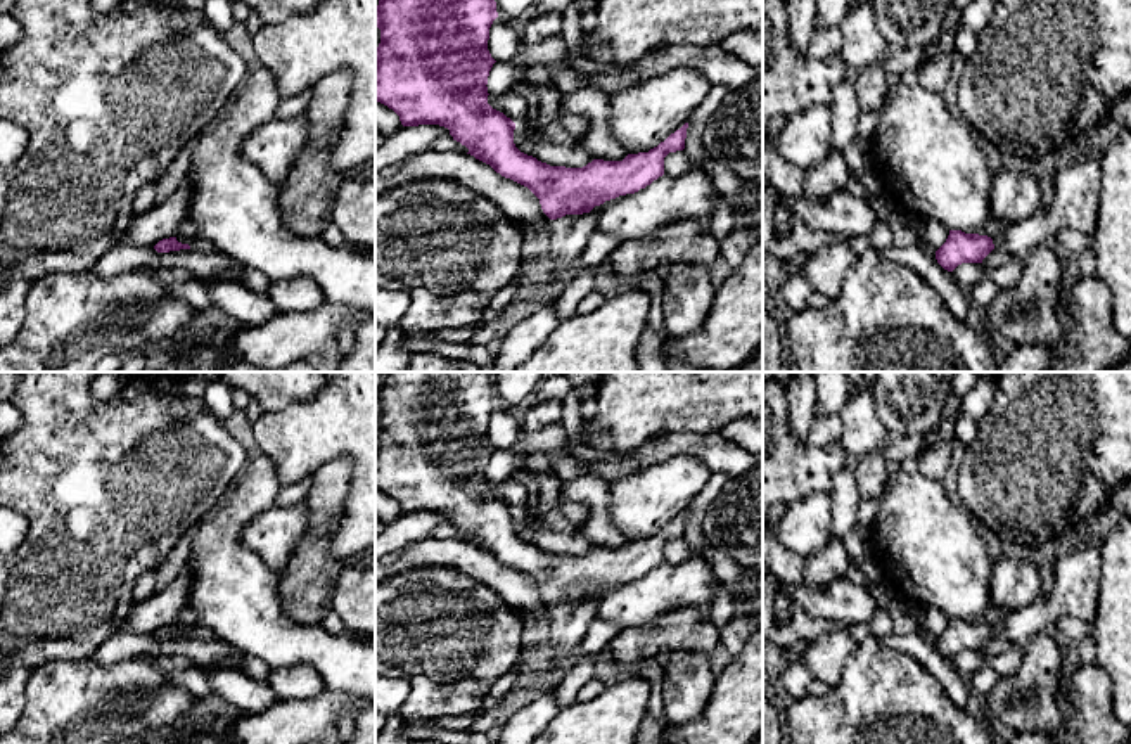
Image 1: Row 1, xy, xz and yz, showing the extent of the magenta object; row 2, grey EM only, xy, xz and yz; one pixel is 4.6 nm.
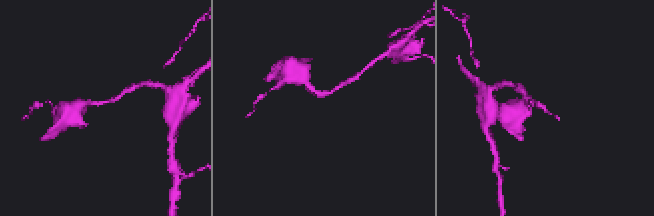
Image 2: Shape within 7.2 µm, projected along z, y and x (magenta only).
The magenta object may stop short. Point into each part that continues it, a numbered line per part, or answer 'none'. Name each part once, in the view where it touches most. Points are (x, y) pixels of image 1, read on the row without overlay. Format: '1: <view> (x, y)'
1: xz (569, 622)

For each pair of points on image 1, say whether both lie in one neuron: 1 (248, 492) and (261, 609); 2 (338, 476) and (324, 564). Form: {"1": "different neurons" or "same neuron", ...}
{"1": "same neuron", "2": "same neuron"}

